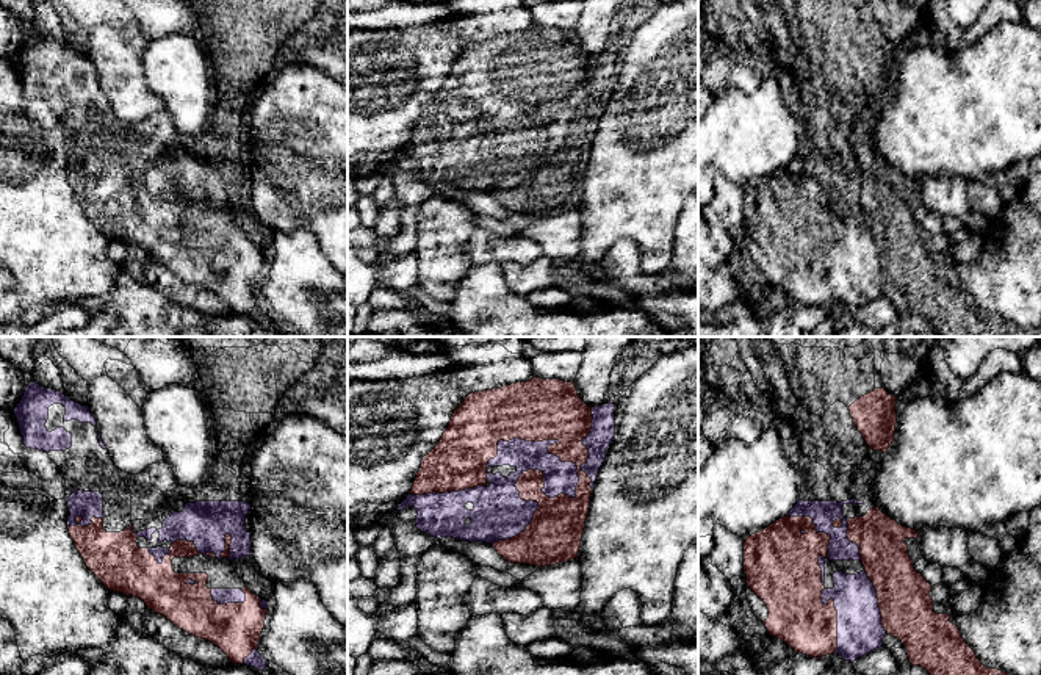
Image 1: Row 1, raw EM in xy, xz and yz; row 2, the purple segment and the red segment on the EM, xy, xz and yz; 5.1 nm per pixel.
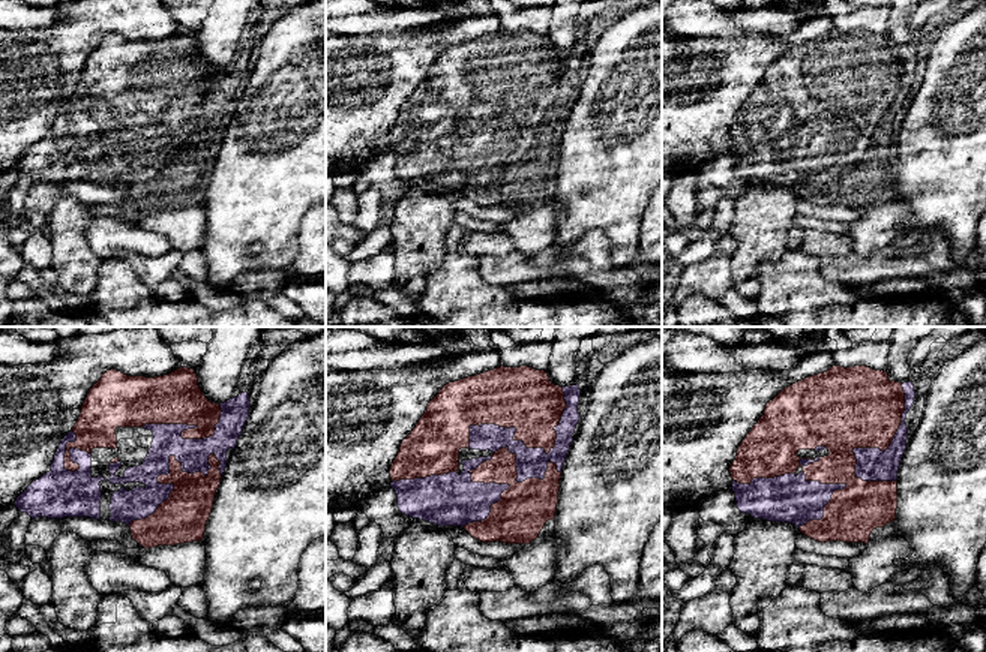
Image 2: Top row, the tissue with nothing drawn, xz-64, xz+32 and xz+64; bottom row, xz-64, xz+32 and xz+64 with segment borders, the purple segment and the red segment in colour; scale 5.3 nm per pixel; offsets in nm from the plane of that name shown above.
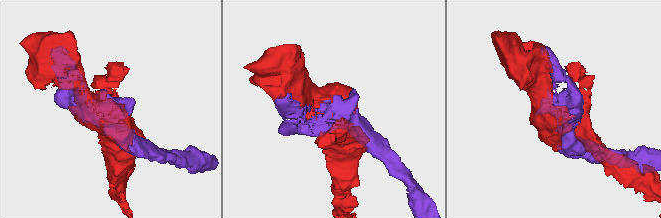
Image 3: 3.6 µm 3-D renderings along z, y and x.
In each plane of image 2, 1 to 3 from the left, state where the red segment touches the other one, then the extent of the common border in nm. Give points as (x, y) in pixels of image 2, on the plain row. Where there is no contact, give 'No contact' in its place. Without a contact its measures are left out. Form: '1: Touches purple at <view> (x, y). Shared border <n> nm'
1: Touches purple at xz-64 (168, 135). Shared border 600 nm
2: Touches purple at xz+32 (479, 128). Shared border 600 nm
3: Touches purple at xz+64 (886, 114). Shared border 550 nm

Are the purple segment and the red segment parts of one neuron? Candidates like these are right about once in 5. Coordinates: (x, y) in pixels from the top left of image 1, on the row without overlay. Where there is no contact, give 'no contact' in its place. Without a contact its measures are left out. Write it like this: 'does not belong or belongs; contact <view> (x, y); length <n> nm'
belongs; contact xz (543, 130); length 850 nm

